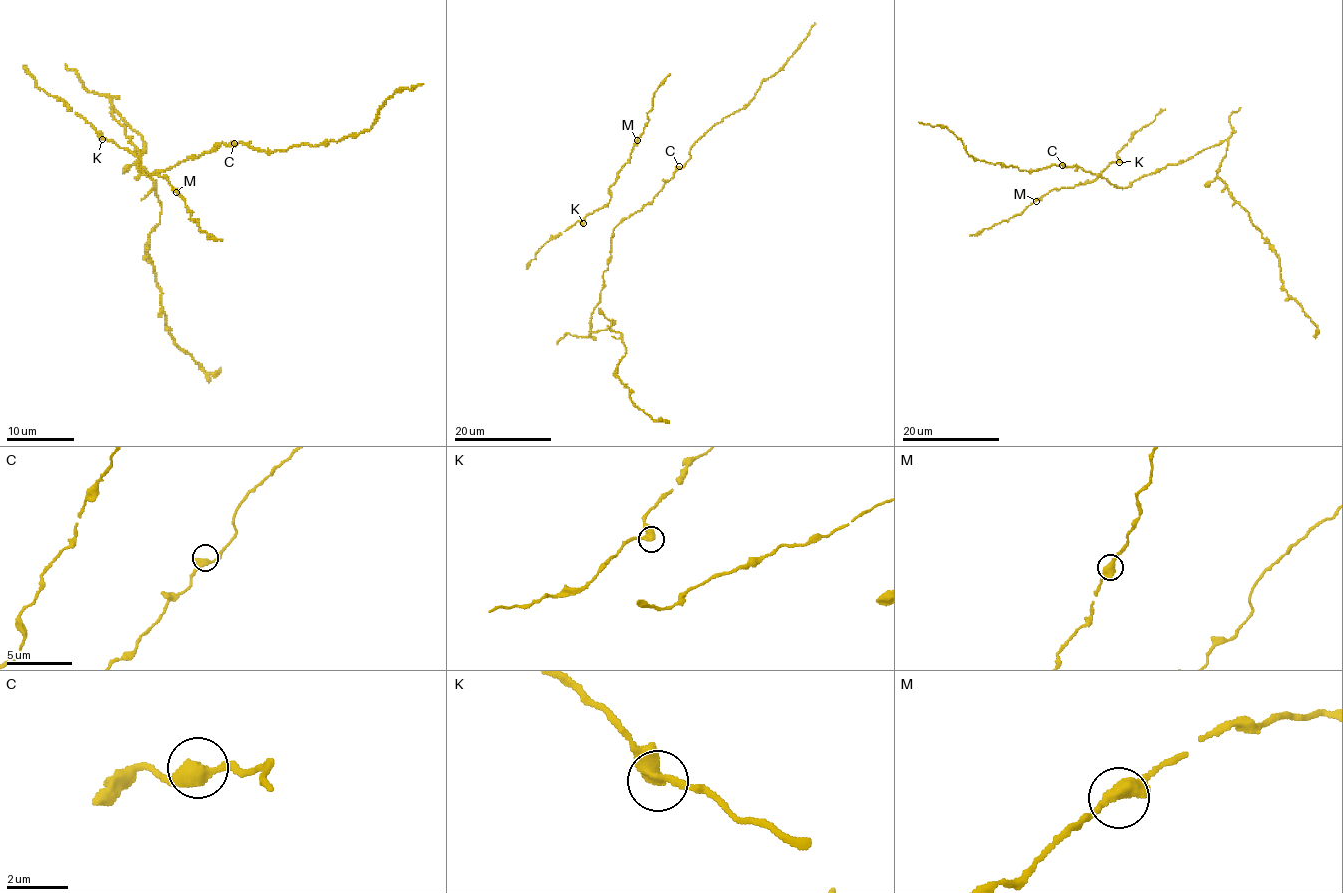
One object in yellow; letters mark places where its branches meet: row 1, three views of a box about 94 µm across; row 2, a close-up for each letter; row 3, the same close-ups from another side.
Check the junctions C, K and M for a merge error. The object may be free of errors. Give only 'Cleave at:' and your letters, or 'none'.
Cleave at: none

